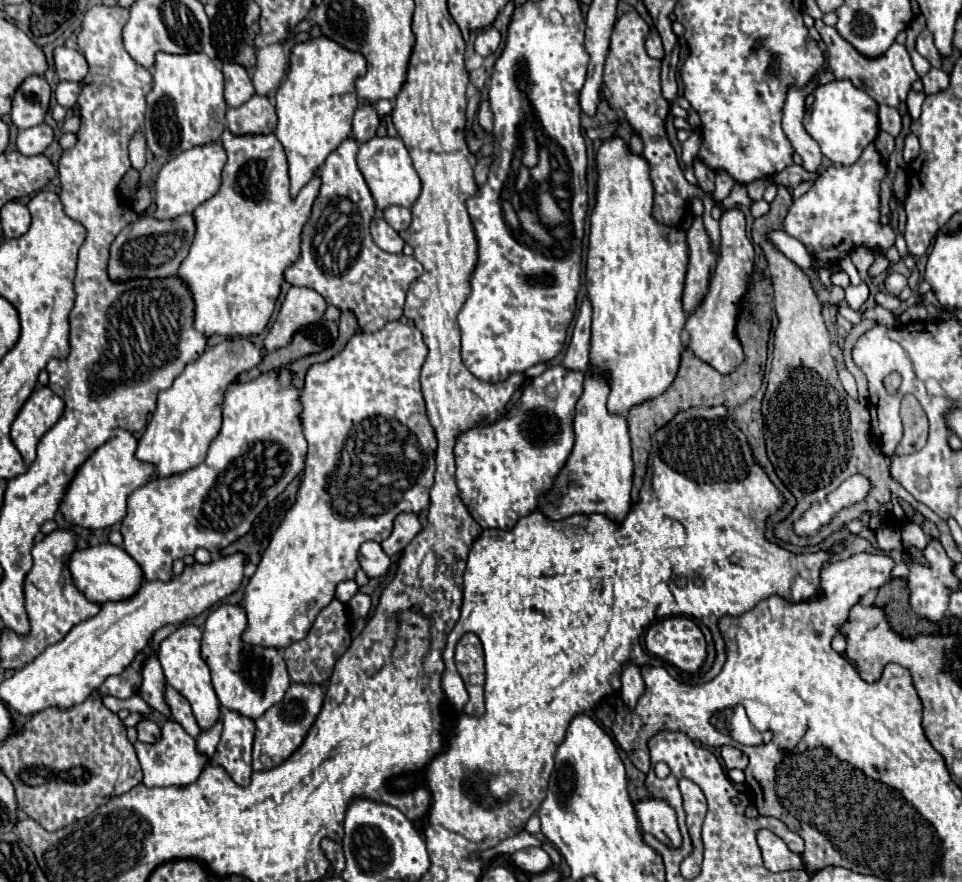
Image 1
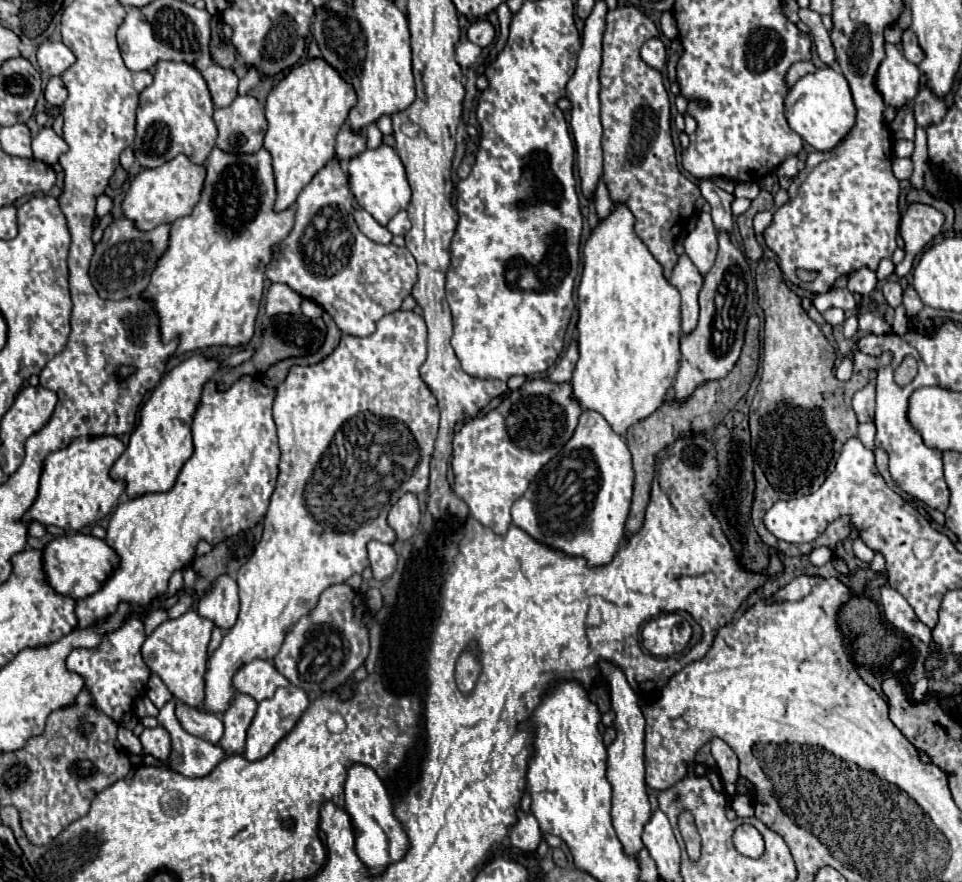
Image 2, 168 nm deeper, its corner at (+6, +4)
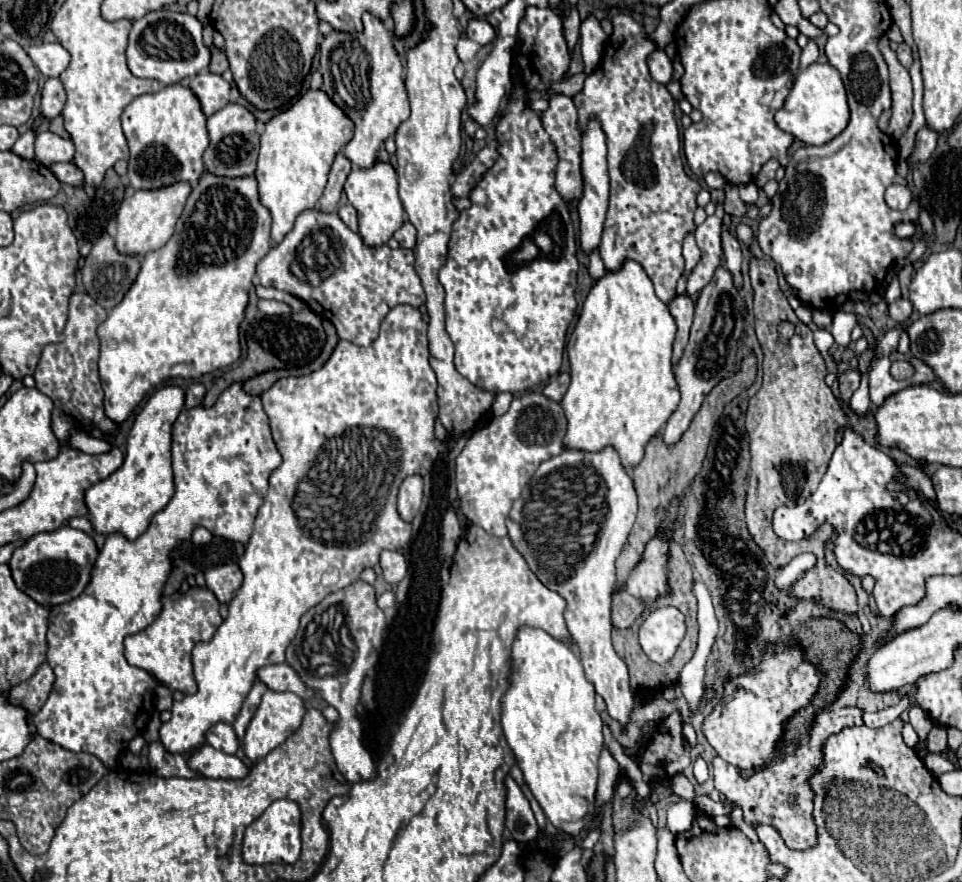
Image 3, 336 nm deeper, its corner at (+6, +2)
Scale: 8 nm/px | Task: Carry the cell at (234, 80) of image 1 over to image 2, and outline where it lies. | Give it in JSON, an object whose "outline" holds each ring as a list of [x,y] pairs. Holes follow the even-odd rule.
{"outline":[[[213,64],[201,74],[209,86],[215,108],[229,106],[237,98],[237,76],[233,70]]]}

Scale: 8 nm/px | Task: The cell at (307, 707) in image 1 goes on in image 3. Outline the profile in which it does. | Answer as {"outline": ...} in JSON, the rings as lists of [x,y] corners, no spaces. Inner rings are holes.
{"outline":[[[267,690],[263,694],[263,700],[261,700],[255,716],[251,718],[251,722],[247,726],[247,732],[245,732],[245,738],[243,738],[245,756],[249,760],[263,758],[275,746],[279,746],[281,742],[285,742],[287,736],[293,734],[293,730],[297,730],[297,726],[301,724],[303,716],[305,716],[305,704],[303,704],[303,700],[297,694],[293,694],[293,692],[273,692],[273,690]]]}

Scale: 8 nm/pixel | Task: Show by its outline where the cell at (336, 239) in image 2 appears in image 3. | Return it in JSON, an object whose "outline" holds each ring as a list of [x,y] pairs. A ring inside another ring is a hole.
{"outline":[[[307,208],[297,216],[293,230],[287,232],[279,244],[271,246],[271,250],[259,260],[257,276],[263,286],[273,286],[277,290],[285,290],[297,296],[317,316],[333,322],[337,336],[341,340],[349,340],[357,346],[369,346],[377,338],[379,324],[391,308],[395,308],[397,304],[411,304],[419,308],[425,302],[425,292],[413,268],[413,262],[415,262],[413,250],[407,248],[393,250],[387,244],[367,246],[357,232],[351,232],[341,222],[337,212],[329,214],[317,208]]]}

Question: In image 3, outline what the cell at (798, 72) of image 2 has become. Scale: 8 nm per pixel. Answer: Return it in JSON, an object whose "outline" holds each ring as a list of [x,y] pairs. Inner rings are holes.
{"outline":[[[809,40],[809,44],[803,48],[803,54],[801,54],[801,68],[807,68],[809,64],[815,64],[817,56],[819,56],[817,44],[813,40]]]}

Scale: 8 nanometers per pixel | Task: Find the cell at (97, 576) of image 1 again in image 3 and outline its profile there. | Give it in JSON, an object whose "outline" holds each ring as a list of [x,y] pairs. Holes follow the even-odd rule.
{"outline":[[[63,526],[55,532],[45,532],[29,538],[23,548],[17,548],[13,552],[13,558],[9,560],[13,580],[15,584],[29,594],[35,602],[43,606],[57,606],[65,604],[73,598],[77,598],[83,590],[81,584],[81,570],[91,570],[95,566],[95,560],[99,556],[97,544],[91,536],[87,536],[81,530],[75,530],[71,526]]]}

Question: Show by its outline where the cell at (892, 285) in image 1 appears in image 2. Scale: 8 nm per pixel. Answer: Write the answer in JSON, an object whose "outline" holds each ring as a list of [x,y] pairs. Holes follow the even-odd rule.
{"outline":[[[889,280],[883,284],[883,296],[891,308],[897,308],[903,300],[903,288],[897,280]]]}

